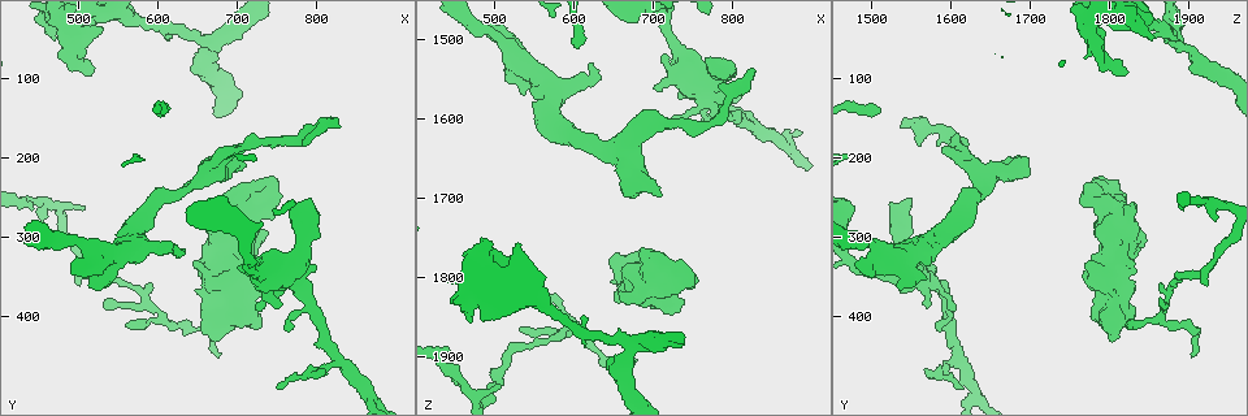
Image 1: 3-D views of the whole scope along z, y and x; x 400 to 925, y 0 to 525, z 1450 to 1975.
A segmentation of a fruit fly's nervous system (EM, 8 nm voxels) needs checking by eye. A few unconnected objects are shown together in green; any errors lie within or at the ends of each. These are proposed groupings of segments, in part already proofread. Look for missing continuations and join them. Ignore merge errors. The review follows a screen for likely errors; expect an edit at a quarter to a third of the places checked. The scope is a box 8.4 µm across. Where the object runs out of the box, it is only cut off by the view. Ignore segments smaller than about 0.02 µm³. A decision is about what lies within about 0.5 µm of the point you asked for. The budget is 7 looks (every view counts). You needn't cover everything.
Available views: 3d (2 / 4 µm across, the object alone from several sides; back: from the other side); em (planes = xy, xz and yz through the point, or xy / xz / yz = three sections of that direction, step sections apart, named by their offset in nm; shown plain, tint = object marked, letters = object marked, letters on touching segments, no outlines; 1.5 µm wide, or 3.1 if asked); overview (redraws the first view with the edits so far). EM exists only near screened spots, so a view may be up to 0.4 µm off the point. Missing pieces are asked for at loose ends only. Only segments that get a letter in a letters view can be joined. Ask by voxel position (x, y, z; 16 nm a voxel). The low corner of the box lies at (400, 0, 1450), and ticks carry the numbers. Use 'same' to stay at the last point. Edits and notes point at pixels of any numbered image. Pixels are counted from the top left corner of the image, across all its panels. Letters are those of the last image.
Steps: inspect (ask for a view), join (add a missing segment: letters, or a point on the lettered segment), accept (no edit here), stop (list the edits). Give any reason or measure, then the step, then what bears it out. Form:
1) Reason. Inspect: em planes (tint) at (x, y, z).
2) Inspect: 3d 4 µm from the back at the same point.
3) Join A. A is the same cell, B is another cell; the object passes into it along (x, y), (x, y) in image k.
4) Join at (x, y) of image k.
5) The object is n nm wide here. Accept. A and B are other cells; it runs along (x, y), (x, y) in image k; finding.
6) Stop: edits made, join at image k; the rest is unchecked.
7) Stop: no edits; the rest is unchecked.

Inspect: em planes (letters) at (665, 430, 1800).

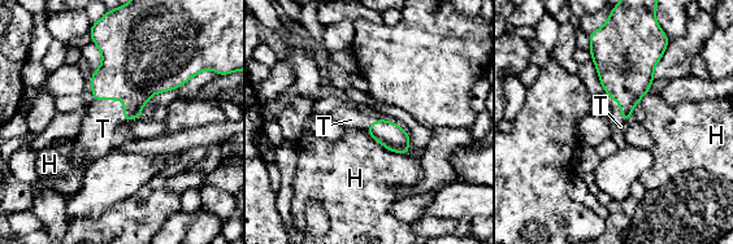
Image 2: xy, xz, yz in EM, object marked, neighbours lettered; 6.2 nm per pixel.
The longest contact is with H, 300 nm. Join T. T is the same cell, H is another cell; it goes on there.

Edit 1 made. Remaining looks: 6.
Inspect: em yz step 4 (letters) at (525, 350, 1510).

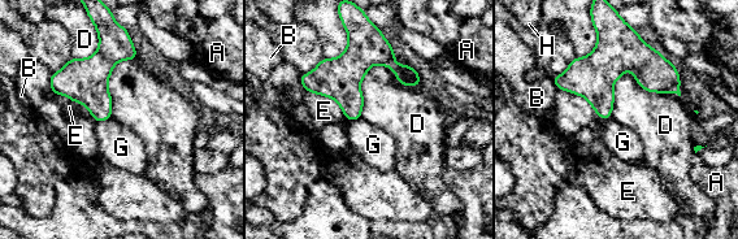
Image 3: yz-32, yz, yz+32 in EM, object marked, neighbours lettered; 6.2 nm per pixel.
Cut it another way. Inspect: em xy step 8 (letters) at the same point.

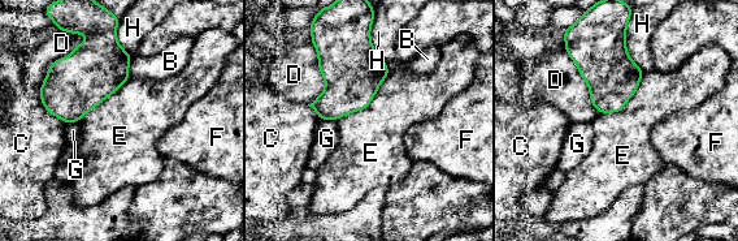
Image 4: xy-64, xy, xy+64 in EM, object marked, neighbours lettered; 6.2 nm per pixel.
Accept. B, C, D, E, F, G and H are other cells; no lettered segment goes on from it.

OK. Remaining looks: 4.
Thick end. Inspect: 3d 2 µm at (740, 230, 1780).

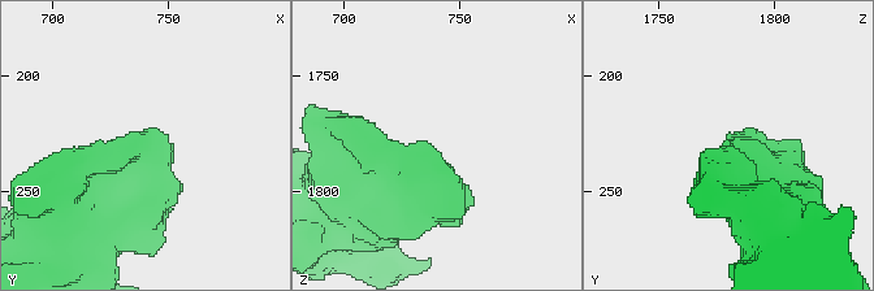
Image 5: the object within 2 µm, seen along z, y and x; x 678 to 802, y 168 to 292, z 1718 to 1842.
Shape alone is not enough. Inspect: em xz step 4 (letters) at (737, 228, 1781).

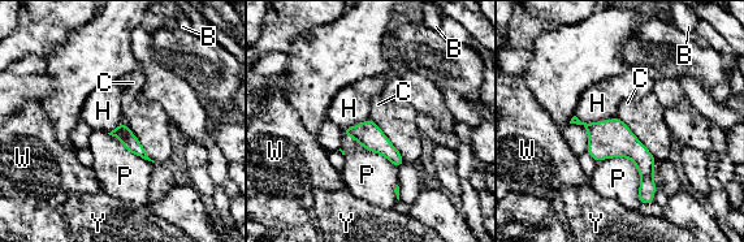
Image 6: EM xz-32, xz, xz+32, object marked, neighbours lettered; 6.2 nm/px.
Accept. B, C, H, P, W and Y are other cells; a border runs along (371, 117), (377, 126) in image 6; none of them fits.

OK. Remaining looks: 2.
Stop: edits made, join at image 2; the rest is unchecked.

